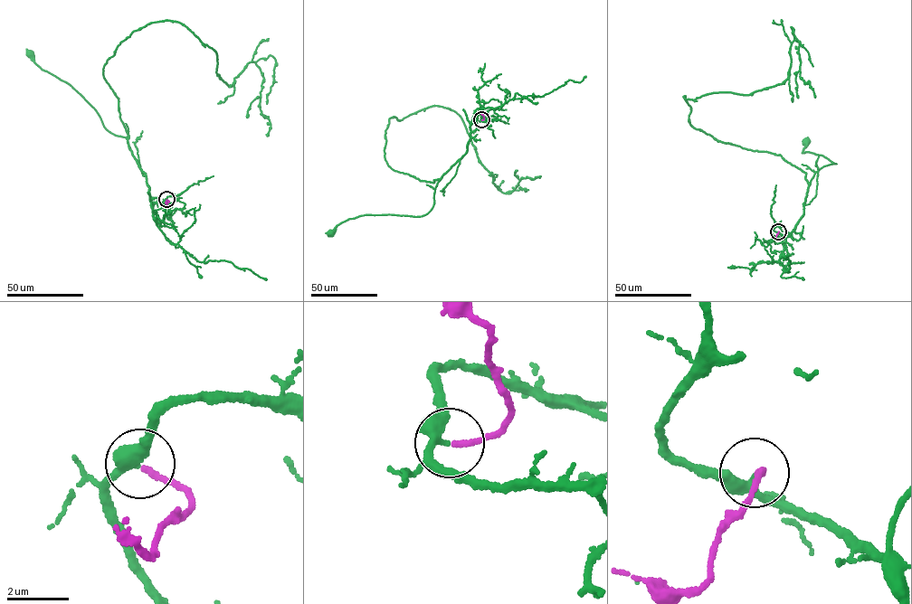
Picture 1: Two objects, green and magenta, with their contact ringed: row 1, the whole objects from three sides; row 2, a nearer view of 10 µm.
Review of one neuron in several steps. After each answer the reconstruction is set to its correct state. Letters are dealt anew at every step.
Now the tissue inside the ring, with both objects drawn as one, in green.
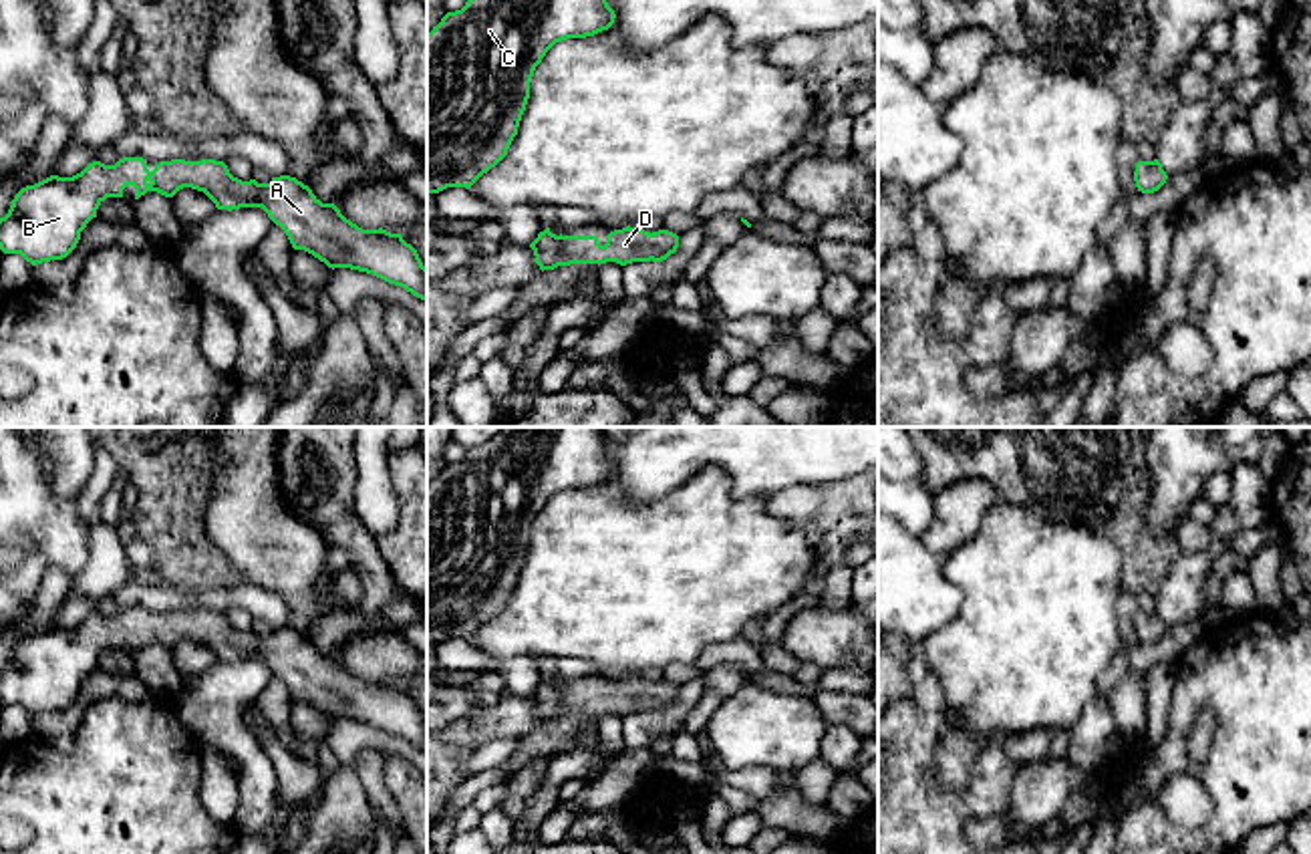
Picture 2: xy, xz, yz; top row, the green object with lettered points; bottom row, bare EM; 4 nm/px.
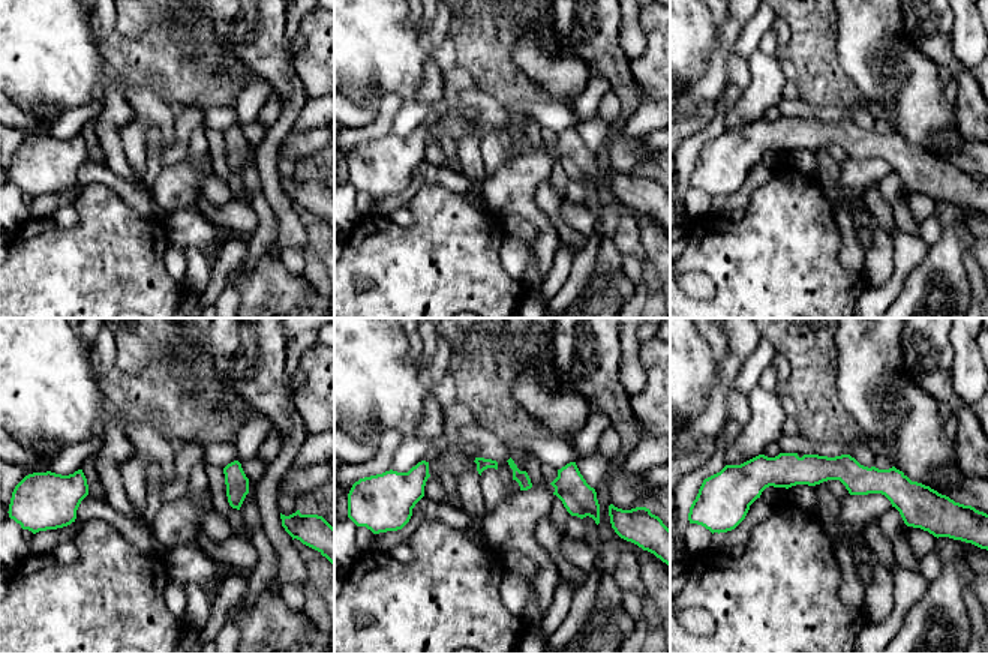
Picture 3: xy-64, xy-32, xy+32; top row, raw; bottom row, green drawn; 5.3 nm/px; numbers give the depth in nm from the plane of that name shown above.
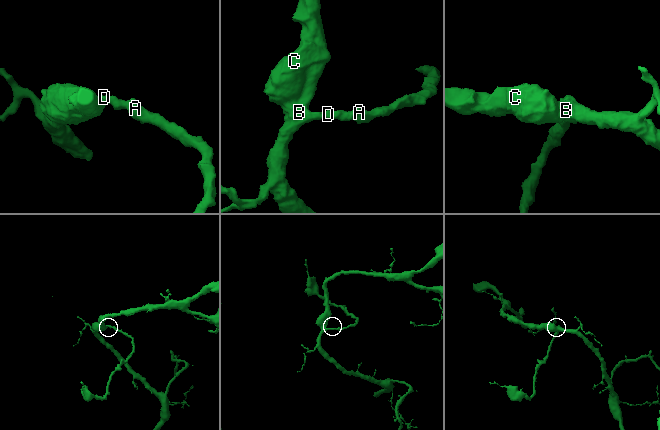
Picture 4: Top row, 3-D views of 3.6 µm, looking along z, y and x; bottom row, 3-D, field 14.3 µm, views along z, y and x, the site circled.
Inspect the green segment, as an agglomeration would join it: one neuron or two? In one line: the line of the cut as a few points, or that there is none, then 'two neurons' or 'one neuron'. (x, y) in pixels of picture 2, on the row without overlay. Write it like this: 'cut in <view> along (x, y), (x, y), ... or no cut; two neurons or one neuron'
no cut; one neuron

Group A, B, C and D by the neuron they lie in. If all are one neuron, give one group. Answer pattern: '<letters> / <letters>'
A B C D

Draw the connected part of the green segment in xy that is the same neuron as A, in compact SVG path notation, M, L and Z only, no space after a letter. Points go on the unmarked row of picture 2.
M123 608L115 616L93 612L72 628L50 626L26 636L0 669L0 701L20 705L32 717L66 709L99 657L107 649L123 649L127 636L135 638L135 651L147 643L173 649L191 638L203 643L217 661L262 659L294 701L312 705L332 721L373 725L427 753L427 719L401 685L358 679L296 628L242 632L215 610L159 612L153 622L143 608Z

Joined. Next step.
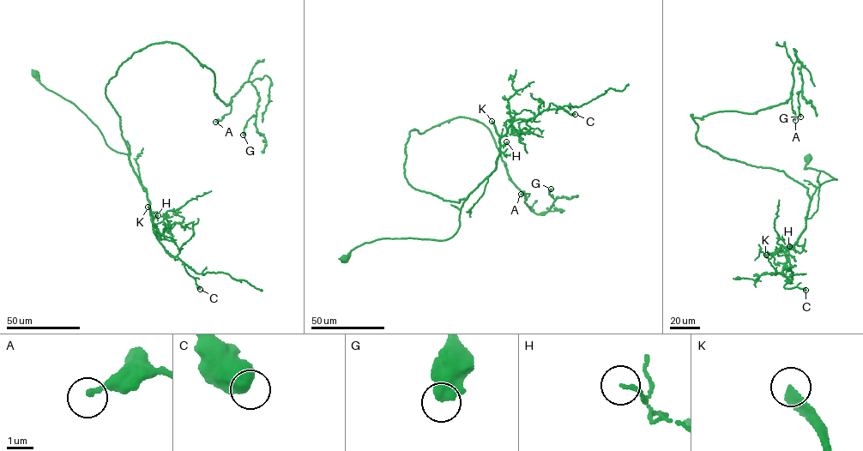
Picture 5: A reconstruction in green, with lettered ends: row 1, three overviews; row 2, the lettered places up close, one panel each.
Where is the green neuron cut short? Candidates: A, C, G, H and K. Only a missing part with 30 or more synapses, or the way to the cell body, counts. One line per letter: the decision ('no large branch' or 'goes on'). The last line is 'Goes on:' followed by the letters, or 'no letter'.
A: no large branch
C: no large branch
G: no large branch
H: no large branch
K: goes on
Goes on: K

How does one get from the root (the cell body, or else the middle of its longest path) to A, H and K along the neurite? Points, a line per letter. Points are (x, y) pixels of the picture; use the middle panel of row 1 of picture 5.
A: (344, 260), (377, 239), (458, 229), (466, 199), (405, 177), (411, 130), (482, 123), (521, 194)
H: (344, 260), (353, 249), (377, 239), (450, 238), (459, 227), (463, 202), (495, 169), (501, 146), (506, 141)
K: (344, 260), (353, 249), (377, 239), (438, 241), (453, 235), (463, 202), (497, 165), (499, 139), (491, 121)

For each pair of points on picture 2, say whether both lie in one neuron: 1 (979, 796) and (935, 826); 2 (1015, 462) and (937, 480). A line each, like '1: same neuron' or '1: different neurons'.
1: same neuron
2: same neuron

